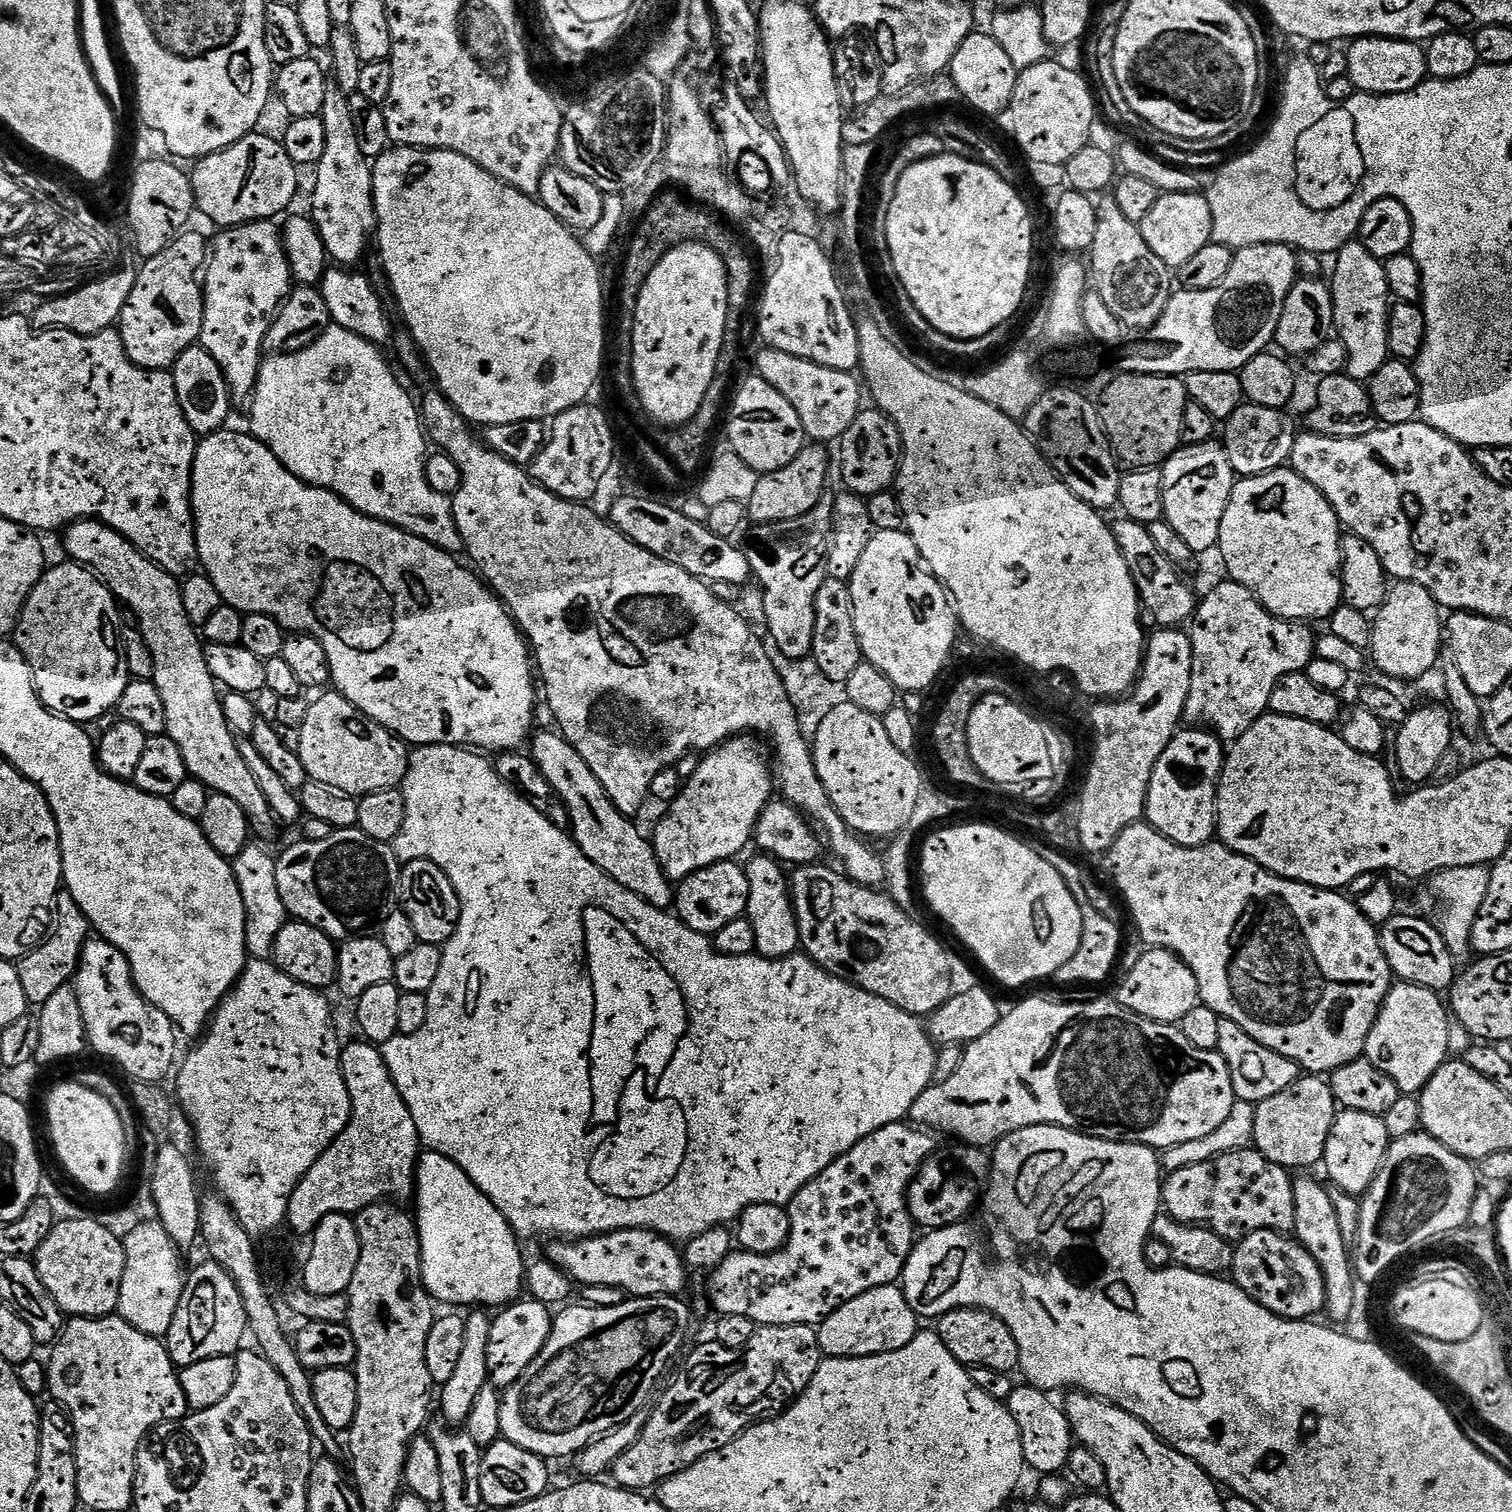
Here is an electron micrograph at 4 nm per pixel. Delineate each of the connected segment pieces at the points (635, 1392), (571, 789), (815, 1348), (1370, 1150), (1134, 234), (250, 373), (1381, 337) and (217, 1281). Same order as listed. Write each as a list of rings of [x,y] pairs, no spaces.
[[[679,1295],[637,1296],[625,1299],[625,1304],[612,1304],[609,1308],[565,1307],[560,1310],[565,1312],[557,1311],[546,1346],[542,1346],[538,1358],[526,1366],[524,1373],[509,1388],[503,1389],[500,1398],[501,1437],[514,1442],[514,1446],[522,1446],[522,1450],[530,1450],[545,1458],[572,1458],[593,1440],[641,1415],[645,1411],[644,1403],[653,1399],[652,1391],[664,1367],[679,1354],[688,1336],[688,1308],[680,1299]]]
[[[537,731],[531,737],[530,755],[538,770],[542,770],[546,782],[550,782],[550,786],[566,806],[570,835],[582,850],[582,854],[586,854],[586,858],[590,858],[594,866],[614,878],[614,882],[626,886],[626,890],[650,902],[650,906],[671,909],[674,904],[674,884],[658,862],[653,841],[642,838],[633,821],[614,806],[602,782],[594,778],[594,770],[586,766],[582,754],[578,754],[578,750],[574,750],[574,746],[564,739],[559,731],[551,731]]]
[[[765,1324],[757,1327],[754,1338],[750,1338],[750,1342],[746,1342],[746,1346],[741,1348],[727,1348],[715,1342],[709,1344],[700,1344],[688,1356],[688,1361],[684,1364],[684,1369],[677,1374],[672,1380],[672,1385],[665,1390],[664,1394],[655,1401],[656,1409],[652,1413],[647,1413],[644,1421],[644,1428],[640,1431],[640,1437],[636,1439],[634,1444],[630,1446],[614,1461],[610,1469],[610,1476],[619,1487],[628,1489],[629,1492],[638,1492],[641,1490],[655,1489],[662,1481],[670,1479],[674,1474],[678,1474],[684,1468],[692,1467],[694,1462],[698,1462],[706,1454],[714,1454],[718,1450],[722,1450],[722,1446],[726,1446],[730,1442],[734,1442],[734,1438],[738,1438],[744,1431],[752,1427],[753,1424],[771,1417],[773,1414],[779,1414],[806,1390],[806,1386],[810,1386],[810,1378],[814,1378],[814,1374],[818,1370],[822,1359],[820,1351],[820,1333],[811,1324],[795,1324],[794,1326],[774,1326],[773,1324]]]
[[[1347,1110],[1337,1111],[1330,1138],[1326,1142],[1322,1168],[1328,1171],[1335,1187],[1346,1190],[1351,1196],[1363,1197],[1382,1166],[1389,1143],[1386,1126],[1381,1117]]]
[[[1101,195],[1095,205],[1098,222],[1094,225],[1094,242],[1090,249],[1091,287],[1125,329],[1150,330],[1162,318],[1168,299],[1173,294],[1173,269],[1168,268],[1166,262],[1162,262],[1162,258],[1150,250],[1150,246],[1146,246],[1146,238],[1142,238],[1140,226],[1122,214],[1115,195]]]
[[[257,220],[254,224],[237,224],[235,228],[217,231],[216,241],[211,241],[210,255],[202,272],[204,289],[204,317],[198,341],[218,362],[222,374],[228,383],[233,401],[247,401],[256,389],[256,379],[260,373],[260,361],[265,359],[264,339],[270,326],[276,320],[281,304],[294,287],[292,271],[286,258],[282,232],[275,223]]]
[[[1349,239],[1335,253],[1336,269],[1332,272],[1332,309],[1335,335],[1346,346],[1347,375],[1361,382],[1371,380],[1390,359],[1388,350],[1388,316],[1392,312],[1394,297],[1386,280],[1383,263],[1366,250],[1359,239]]]
[[[210,1258],[205,1259],[205,1264],[198,1265],[193,1272],[191,1269],[184,1281],[184,1293],[166,1337],[166,1347],[173,1365],[181,1369],[194,1366],[194,1362],[202,1362],[206,1358],[235,1357],[241,1351],[243,1344],[240,1343],[244,1336],[246,1340],[247,1332],[246,1310],[234,1278]]]

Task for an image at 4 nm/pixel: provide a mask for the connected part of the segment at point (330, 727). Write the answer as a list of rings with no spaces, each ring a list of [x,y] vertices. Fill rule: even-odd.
[[[328,690],[308,705],[306,722],[302,722],[300,729],[301,748],[299,756],[302,766],[306,766],[309,780],[326,782],[326,786],[335,786],[337,790],[346,790],[346,794],[357,798],[369,796],[378,790],[400,788],[408,773],[408,757],[410,748],[405,741],[393,732],[388,732],[378,722],[374,722],[366,714],[362,714],[354,705],[335,690]]]

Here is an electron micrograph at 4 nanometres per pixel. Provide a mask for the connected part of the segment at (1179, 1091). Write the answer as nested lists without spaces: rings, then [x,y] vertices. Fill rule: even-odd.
[[[1032,996],[1032,997],[1030,997],[1030,998],[1029,998],[1029,1000],[1024,1000],[1024,1001],[1022,1001],[1022,1002],[1021,1002],[1021,1004],[1016,1004],[1016,1005],[1014,1005],[1014,1006],[1013,1006],[1013,1008],[1012,1008],[1012,1009],[1010,1009],[1010,1010],[1009,1010],[1009,1012],[1008,1012],[1008,1009],[1007,1009],[1007,1011],[1005,1011],[1005,1012],[1004,1012],[1004,1013],[1003,1013],[1003,1015],[1001,1015],[1001,1017],[1000,1017],[1000,1024],[999,1024],[999,1025],[998,1025],[998,1026],[994,1026],[994,1030],[990,1030],[990,1034],[982,1034],[982,1038],[978,1038],[978,1039],[977,1039],[977,1040],[973,1040],[973,1041],[972,1041],[972,1043],[971,1043],[971,1044],[969,1044],[969,1045],[967,1045],[967,1047],[965,1047],[965,1048],[964,1048],[964,1049],[963,1049],[963,1052],[962,1052],[962,1055],[961,1055],[961,1058],[960,1058],[960,1061],[959,1061],[959,1062],[958,1062],[958,1066],[957,1066],[957,1069],[956,1069],[956,1070],[954,1070],[954,1074],[951,1074],[951,1076],[950,1076],[950,1078],[948,1078],[948,1079],[946,1079],[946,1081],[938,1081],[938,1082],[933,1082],[933,1083],[931,1083],[931,1084],[929,1084],[929,1086],[928,1086],[928,1088],[927,1088],[927,1089],[926,1089],[926,1090],[925,1090],[925,1092],[924,1092],[924,1093],[922,1093],[922,1095],[920,1095],[920,1097],[919,1097],[919,1098],[918,1098],[918,1102],[914,1102],[914,1106],[913,1106],[913,1107],[912,1107],[912,1110],[911,1110],[911,1113],[910,1113],[910,1120],[911,1120],[911,1123],[913,1123],[913,1124],[915,1124],[915,1125],[917,1125],[917,1126],[919,1126],[919,1127],[921,1127],[921,1128],[923,1128],[923,1129],[925,1129],[925,1130],[935,1130],[935,1131],[936,1131],[936,1132],[937,1132],[937,1133],[940,1133],[940,1132],[945,1132],[945,1134],[946,1134],[946,1135],[948,1135],[948,1136],[957,1136],[957,1138],[958,1138],[958,1139],[960,1139],[960,1140],[957,1140],[957,1141],[960,1141],[960,1142],[963,1142],[963,1143],[964,1143],[964,1144],[965,1144],[965,1145],[968,1145],[968,1146],[971,1146],[971,1147],[974,1147],[974,1148],[982,1148],[982,1149],[987,1149],[987,1148],[988,1148],[988,1147],[989,1147],[989,1146],[994,1146],[994,1145],[996,1145],[996,1143],[997,1143],[997,1142],[999,1142],[999,1141],[1000,1141],[1000,1139],[1002,1139],[1002,1138],[1003,1138],[1003,1137],[1004,1137],[1004,1136],[1008,1136],[1008,1135],[1009,1135],[1009,1134],[1010,1134],[1010,1133],[1012,1133],[1012,1132],[1017,1132],[1017,1131],[1018,1131],[1018,1130],[1022,1130],[1022,1129],[1023,1129],[1023,1128],[1029,1128],[1029,1127],[1030,1127],[1030,1126],[1034,1126],[1034,1125],[1035,1125],[1035,1124],[1053,1124],[1053,1125],[1054,1125],[1054,1126],[1058,1126],[1058,1127],[1059,1127],[1059,1128],[1069,1128],[1069,1130],[1071,1130],[1071,1131],[1072,1131],[1072,1132],[1083,1132],[1083,1133],[1084,1133],[1084,1135],[1086,1135],[1086,1136],[1093,1136],[1093,1137],[1094,1137],[1094,1138],[1098,1138],[1098,1139],[1099,1139],[1099,1140],[1109,1140],[1109,1141],[1110,1141],[1110,1142],[1122,1142],[1122,1143],[1123,1143],[1123,1144],[1144,1144],[1144,1145],[1146,1145],[1146,1147],[1148,1147],[1148,1148],[1154,1148],[1154,1149],[1157,1149],[1157,1150],[1163,1150],[1163,1149],[1166,1149],[1166,1148],[1169,1148],[1169,1147],[1170,1147],[1170,1146],[1178,1146],[1178,1145],[1179,1145],[1179,1144],[1180,1144],[1180,1143],[1186,1143],[1186,1142],[1192,1142],[1192,1141],[1193,1141],[1193,1140],[1195,1140],[1195,1139],[1204,1139],[1204,1138],[1206,1138],[1206,1137],[1207,1137],[1207,1136],[1208,1136],[1208,1135],[1210,1135],[1210,1134],[1212,1134],[1212,1133],[1213,1133],[1213,1132],[1214,1132],[1214,1130],[1218,1130],[1218,1128],[1219,1128],[1219,1127],[1220,1127],[1220,1126],[1222,1126],[1222,1122],[1225,1122],[1225,1120],[1226,1120],[1226,1118],[1228,1118],[1228,1117],[1229,1117],[1229,1115],[1230,1115],[1230,1112],[1231,1112],[1231,1108],[1232,1108],[1232,1107],[1233,1107],[1233,1106],[1234,1106],[1234,1105],[1235,1105],[1235,1104],[1236,1104],[1236,1102],[1237,1102],[1237,1098],[1236,1098],[1236,1095],[1235,1095],[1235,1094],[1234,1094],[1234,1086],[1233,1086],[1233,1085],[1232,1085],[1232,1083],[1231,1083],[1231,1082],[1230,1082],[1230,1070],[1229,1070],[1229,1069],[1228,1069],[1228,1067],[1227,1067],[1227,1066],[1226,1066],[1226,1058],[1222,1058],[1222,1054],[1221,1054],[1221,1053],[1220,1053],[1220,1052],[1217,1052],[1217,1051],[1214,1051],[1214,1052],[1211,1052],[1211,1051],[1210,1051],[1210,1050],[1198,1050],[1198,1046],[1193,1046],[1193,1044],[1192,1044],[1192,1043],[1191,1043],[1191,1042],[1189,1042],[1189,1041],[1188,1041],[1188,1040],[1187,1040],[1187,1039],[1186,1039],[1186,1034],[1182,1034],[1182,1033],[1181,1033],[1181,1032],[1180,1032],[1180,1030],[1179,1030],[1179,1027],[1176,1027],[1176,1026],[1173,1026],[1173,1025],[1171,1025],[1171,1024],[1160,1024],[1160,1023],[1158,1023],[1158,1022],[1157,1022],[1157,1020],[1148,1020],[1148,1019],[1146,1019],[1146,1018],[1145,1018],[1145,1016],[1139,1016],[1139,1015],[1138,1015],[1138,1014],[1134,1014],[1134,1013],[1133,1013],[1133,1012],[1131,1012],[1131,1011],[1130,1011],[1130,1010],[1126,1010],[1126,1009],[1125,1009],[1125,1008],[1124,1008],[1124,1007],[1123,1007],[1123,1006],[1122,1006],[1122,1005],[1121,1005],[1121,1004],[1120,1004],[1120,1001],[1119,1001],[1119,1000],[1117,1000],[1117,999],[1115,999],[1115,998],[1109,998],[1109,1000],[1088,1000],[1088,1001],[1086,1001],[1086,1002],[1085,1002],[1085,1004],[1076,1004],[1076,1005],[1074,1005],[1074,1006],[1073,1006],[1073,1008],[1064,1008],[1064,1009],[1062,1009],[1062,1010],[1061,1010],[1061,1012],[1060,1012],[1060,1016],[1059,1016],[1059,1014],[1058,1014],[1058,1013],[1056,1013],[1056,1012],[1052,1012],[1052,1004],[1051,1004],[1051,1002],[1050,1002],[1050,1001],[1048,1001],[1048,1000],[1043,1000],[1043,998],[1042,998],[1042,997],[1040,997],[1040,996]],[[1060,1016],[1061,1016],[1061,1018],[1062,1018],[1062,1019],[1064,1019],[1064,1020],[1072,1020],[1072,1025],[1070,1025],[1070,1026],[1069,1026],[1069,1028],[1064,1028],[1064,1029],[1062,1029],[1062,1030],[1061,1030],[1061,1032],[1060,1032],[1060,1037],[1058,1037],[1058,1038],[1057,1038],[1057,1040],[1056,1040],[1056,1045],[1054,1045],[1054,1046],[1053,1046],[1053,1048],[1052,1048],[1052,1049],[1050,1049],[1050,1050],[1049,1050],[1049,1052],[1048,1052],[1048,1024],[1056,1024],[1056,1023],[1058,1023],[1058,1022],[1059,1022],[1059,1020],[1060,1020]]]

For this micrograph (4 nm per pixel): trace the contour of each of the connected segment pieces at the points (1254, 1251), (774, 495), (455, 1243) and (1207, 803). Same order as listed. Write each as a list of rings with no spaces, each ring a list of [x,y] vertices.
[[[1270,1230],[1251,1232],[1235,1245],[1230,1276],[1249,1298],[1284,1320],[1316,1318],[1325,1311],[1323,1272],[1291,1235]]]
[[[808,444],[799,452],[798,457],[782,470],[767,472],[760,476],[754,494],[746,502],[749,519],[756,524],[768,524],[774,521],[793,520],[806,515],[817,505],[824,495],[828,468],[828,454],[820,444]]]
[[[421,1151],[416,1161],[415,1204],[416,1233],[420,1235],[420,1273],[424,1289],[433,1301],[457,1304],[464,1308],[460,1310],[472,1310],[477,1306],[492,1310],[495,1304],[507,1306],[513,1303],[525,1291],[526,1259],[520,1253],[521,1241],[516,1232],[508,1225],[498,1206],[494,1206],[494,1202],[490,1202],[490,1198],[470,1182],[466,1173],[450,1162],[450,1158],[437,1152]]]
[[[1200,726],[1177,731],[1162,750],[1162,758],[1154,762],[1144,807],[1146,823],[1178,846],[1197,848],[1209,843],[1217,835],[1216,787],[1220,785],[1225,755],[1225,741],[1213,731]]]

